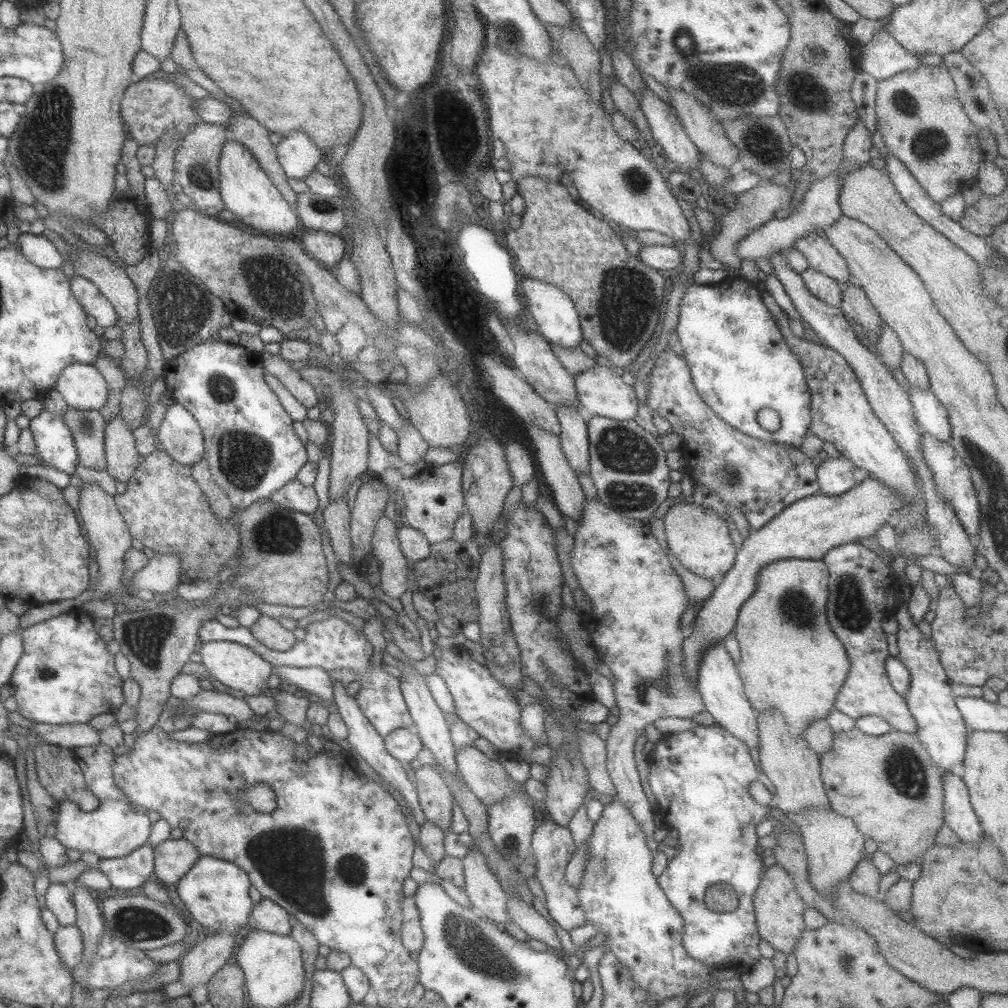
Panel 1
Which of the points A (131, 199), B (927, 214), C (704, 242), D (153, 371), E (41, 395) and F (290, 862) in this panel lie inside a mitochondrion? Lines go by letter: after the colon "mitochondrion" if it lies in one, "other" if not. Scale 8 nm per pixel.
A: other
B: other
C: other
D: other
E: other
F: mitochondrion

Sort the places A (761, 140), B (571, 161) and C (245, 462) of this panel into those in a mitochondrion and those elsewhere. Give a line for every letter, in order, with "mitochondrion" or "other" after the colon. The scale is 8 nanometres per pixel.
A: mitochondrion
B: other
C: mitochondrion

